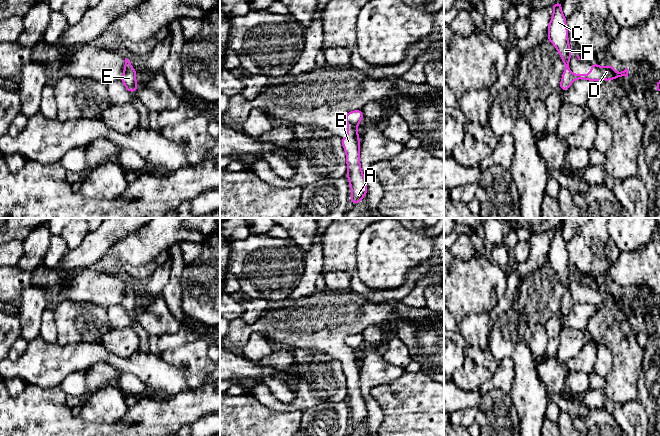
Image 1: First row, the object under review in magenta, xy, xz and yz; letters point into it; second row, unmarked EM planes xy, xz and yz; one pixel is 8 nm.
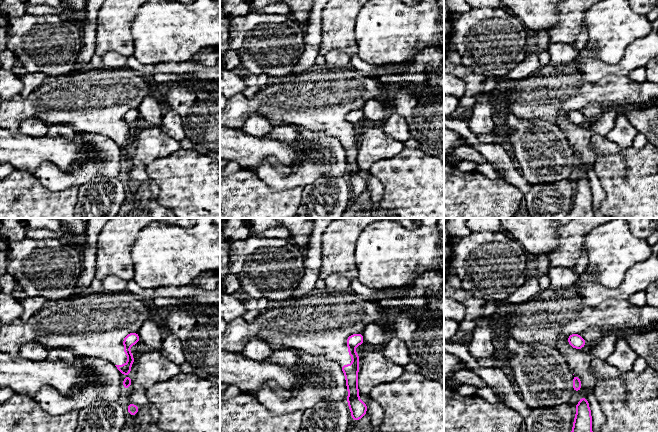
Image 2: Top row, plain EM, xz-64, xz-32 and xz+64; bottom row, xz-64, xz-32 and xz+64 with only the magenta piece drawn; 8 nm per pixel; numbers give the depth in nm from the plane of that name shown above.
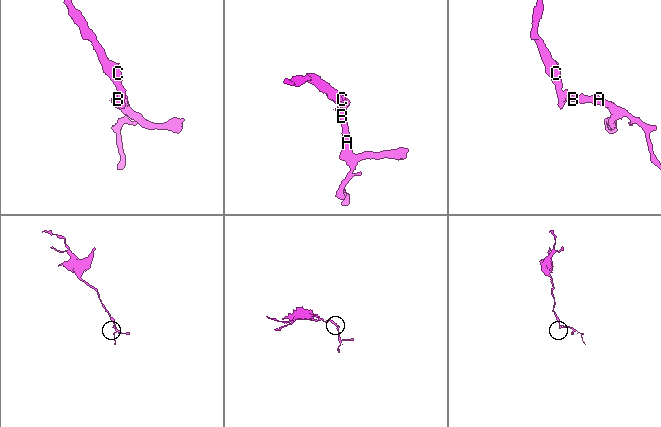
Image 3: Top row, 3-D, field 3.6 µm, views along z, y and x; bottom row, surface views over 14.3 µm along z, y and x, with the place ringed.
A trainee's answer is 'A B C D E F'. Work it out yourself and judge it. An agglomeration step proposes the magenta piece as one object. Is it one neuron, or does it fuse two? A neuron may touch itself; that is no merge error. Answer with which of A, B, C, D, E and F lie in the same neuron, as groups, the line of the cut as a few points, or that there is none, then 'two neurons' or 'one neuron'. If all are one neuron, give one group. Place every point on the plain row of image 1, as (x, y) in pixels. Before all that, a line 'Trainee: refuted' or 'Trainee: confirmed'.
Trainee: refuted
A B D / C E F; cut in xz along (348, 346), (355, 351); two neurons

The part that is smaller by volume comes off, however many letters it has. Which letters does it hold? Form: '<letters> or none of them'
A, B, D

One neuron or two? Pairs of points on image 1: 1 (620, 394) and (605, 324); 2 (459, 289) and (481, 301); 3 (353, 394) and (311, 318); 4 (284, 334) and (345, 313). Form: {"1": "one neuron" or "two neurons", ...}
{"1": "one neuron", "2": "one neuron", "3": "one neuron", "4": "one neuron"}

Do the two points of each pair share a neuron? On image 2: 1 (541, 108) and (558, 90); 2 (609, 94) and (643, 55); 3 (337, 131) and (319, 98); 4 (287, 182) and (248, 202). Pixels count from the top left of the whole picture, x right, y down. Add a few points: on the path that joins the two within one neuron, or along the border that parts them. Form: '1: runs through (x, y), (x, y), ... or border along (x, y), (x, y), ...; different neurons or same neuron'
1: runs through (544, 104), (554, 94); same neuron
2: border along (626, 76), (605, 76), (600, 80); different neurons
3: runs through (335, 123), (323, 106); same neuron
4: border along (272, 186), (277, 189), (298, 187); different neurons

